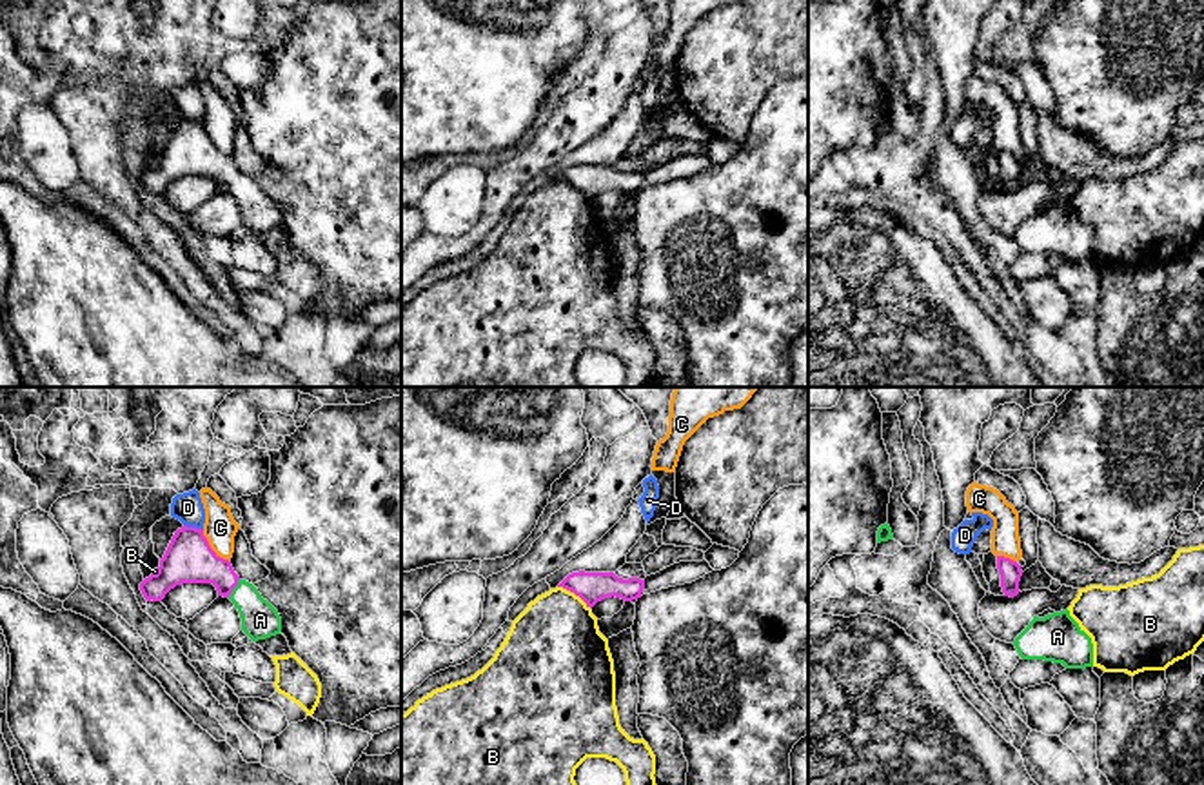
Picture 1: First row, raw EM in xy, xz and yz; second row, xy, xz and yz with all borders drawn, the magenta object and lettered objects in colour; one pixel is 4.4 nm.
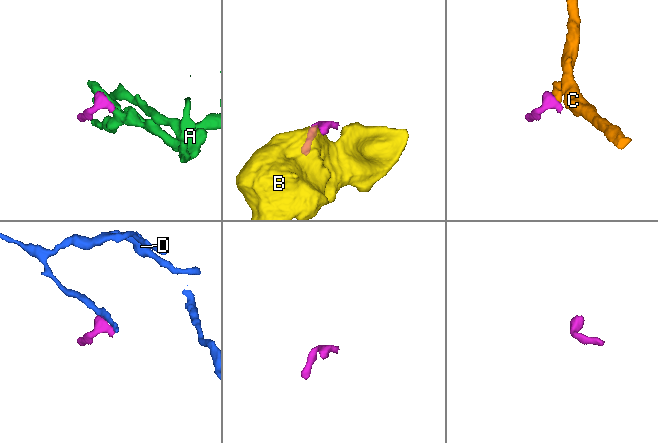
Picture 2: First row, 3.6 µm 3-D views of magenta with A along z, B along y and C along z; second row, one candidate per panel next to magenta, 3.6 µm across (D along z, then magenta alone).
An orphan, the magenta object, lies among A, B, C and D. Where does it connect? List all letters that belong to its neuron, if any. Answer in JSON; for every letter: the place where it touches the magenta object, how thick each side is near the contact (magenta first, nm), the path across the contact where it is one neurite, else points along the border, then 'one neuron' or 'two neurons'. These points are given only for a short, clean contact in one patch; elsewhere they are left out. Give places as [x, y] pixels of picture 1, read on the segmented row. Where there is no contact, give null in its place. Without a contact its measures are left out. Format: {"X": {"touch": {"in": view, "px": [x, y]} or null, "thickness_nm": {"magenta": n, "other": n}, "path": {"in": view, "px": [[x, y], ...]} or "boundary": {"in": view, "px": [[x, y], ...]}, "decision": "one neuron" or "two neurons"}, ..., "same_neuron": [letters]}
{"A": {"touch": {"in": "xy", "px": [235, 586]}, "thickness_nm": {"magenta": 220, "other": 170}, "path": {"in": "xy", "px": [[189, 558], [215, 569], [235, 586], [260, 620]]}, "decision": "one neuron"}, "B": {"touch": {"in": "xz", "px": [574, 593]}, "thickness_nm": {"magenta": 140, "other": 420}, "decision": "two neurons"}, "C": {"touch": {"in": "xy", "px": [209, 547]}, "thickness_nm": {"magenta": 220, "other": 140}, "boundary": {"in": "xy", "px": [[202, 531], [207, 544], [227, 560]]}, "decision": "two neurons"}, "D": {"touch": {"in": "xy", "px": [193, 527]}, "thickness_nm": {"magenta": 220, "other": 140}, "boundary": {"in": "xy", "px": [[184, 524], [202, 531]]}, "decision": "two neurons"}, "same_neuron": ["A"]}

